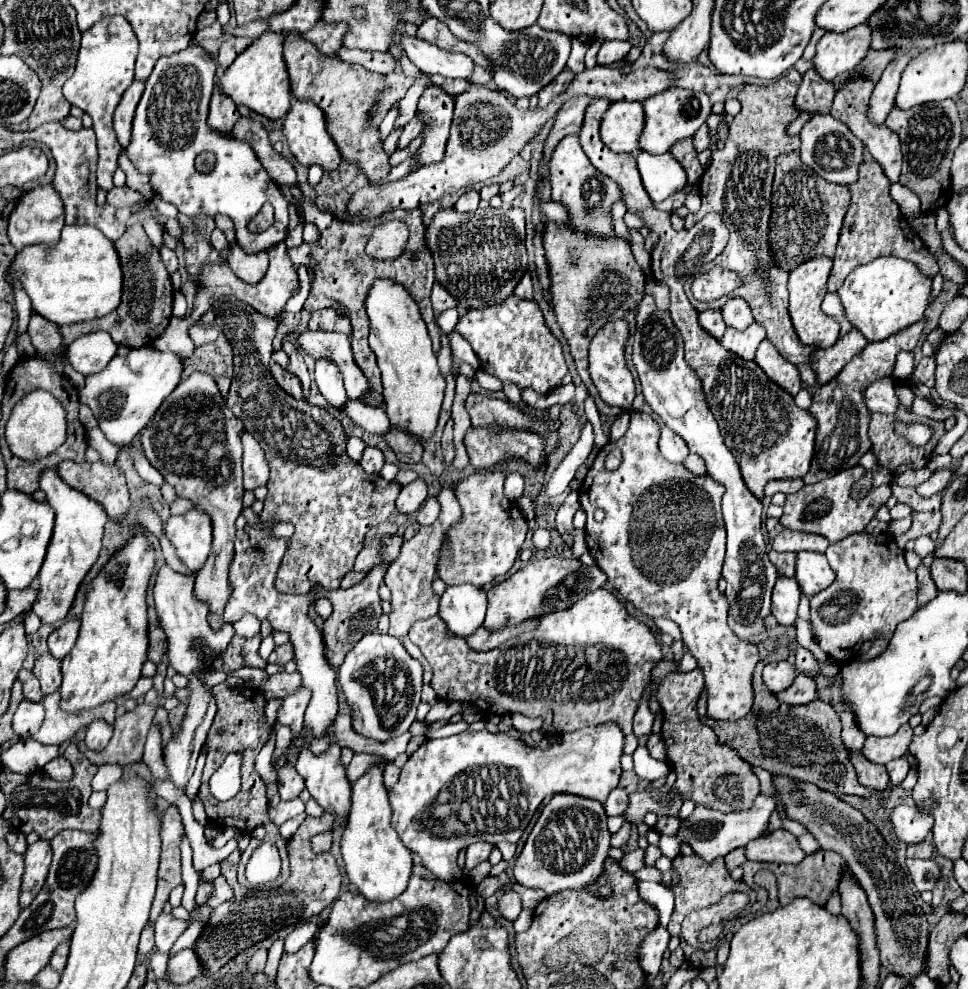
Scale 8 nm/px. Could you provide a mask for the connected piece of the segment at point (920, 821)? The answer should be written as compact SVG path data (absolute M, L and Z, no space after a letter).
M896 806L890 814L890 820L894 826L894 834L906 844L922 842L932 830L932 816L928 812L922 812L920 808Z

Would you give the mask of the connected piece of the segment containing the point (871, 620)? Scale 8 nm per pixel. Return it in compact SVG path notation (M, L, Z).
M852 534L830 544L826 558L836 572L836 580L826 590L812 596L810 624L820 648L832 660L844 664L856 658L856 650L866 640L890 640L896 626L916 612L916 572L906 566L904 550L896 546L890 534Z

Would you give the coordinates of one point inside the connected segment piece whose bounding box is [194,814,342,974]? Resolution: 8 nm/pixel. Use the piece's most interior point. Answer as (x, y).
(314, 883)

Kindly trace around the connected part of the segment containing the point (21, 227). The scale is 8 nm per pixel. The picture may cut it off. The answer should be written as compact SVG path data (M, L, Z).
M40 184L26 192L14 206L8 218L8 238L16 246L16 250L22 250L30 244L56 244L60 238L60 232L64 228L64 204L60 200L60 194L52 188L52 184Z

